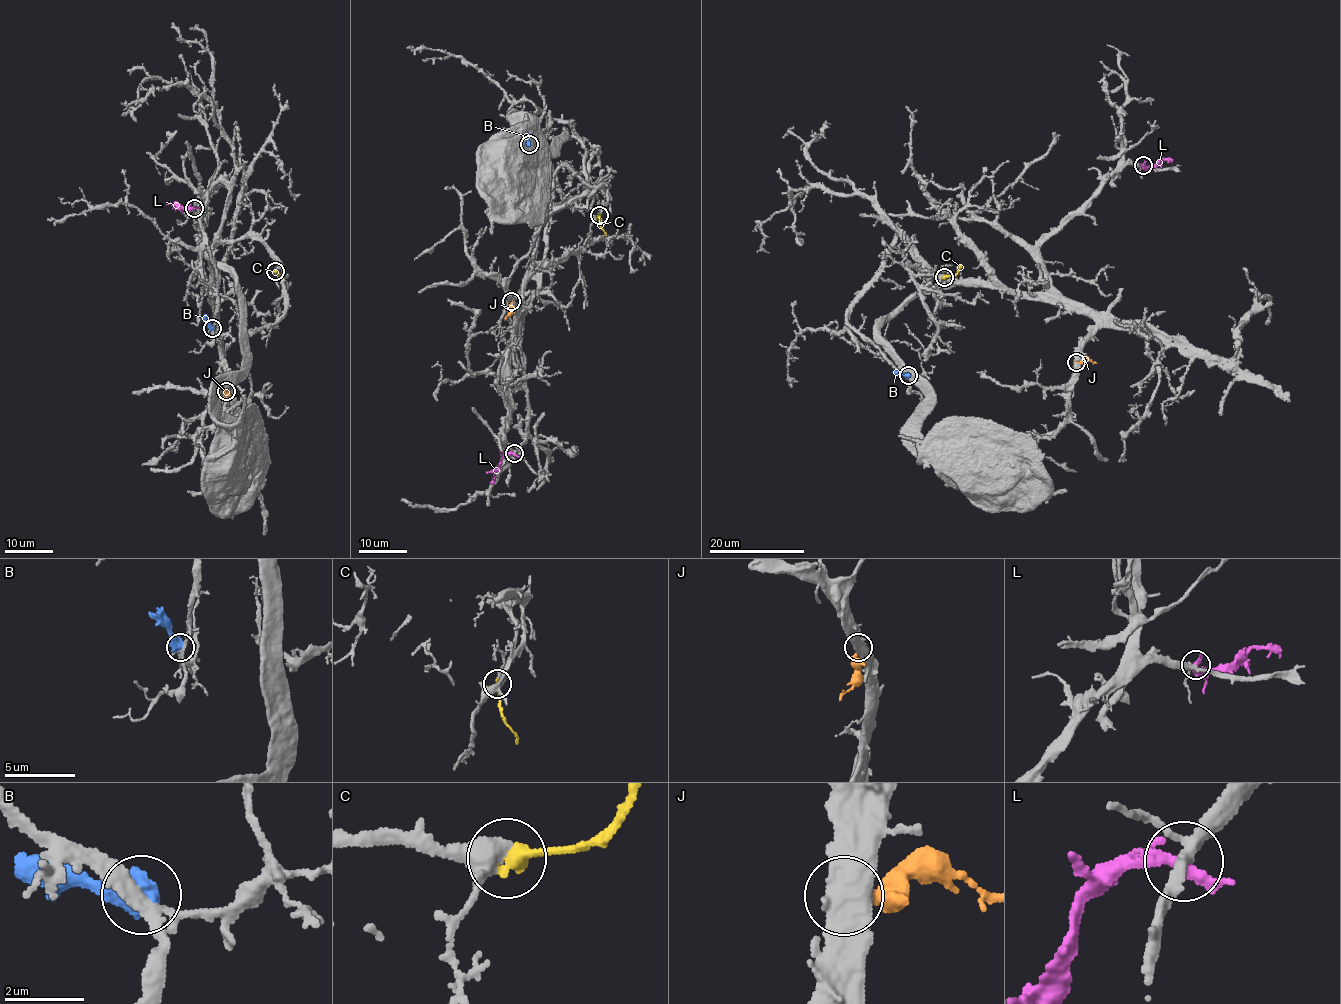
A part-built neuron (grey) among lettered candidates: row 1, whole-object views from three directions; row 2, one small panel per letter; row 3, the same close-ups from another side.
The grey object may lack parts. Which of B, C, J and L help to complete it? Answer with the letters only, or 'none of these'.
C

